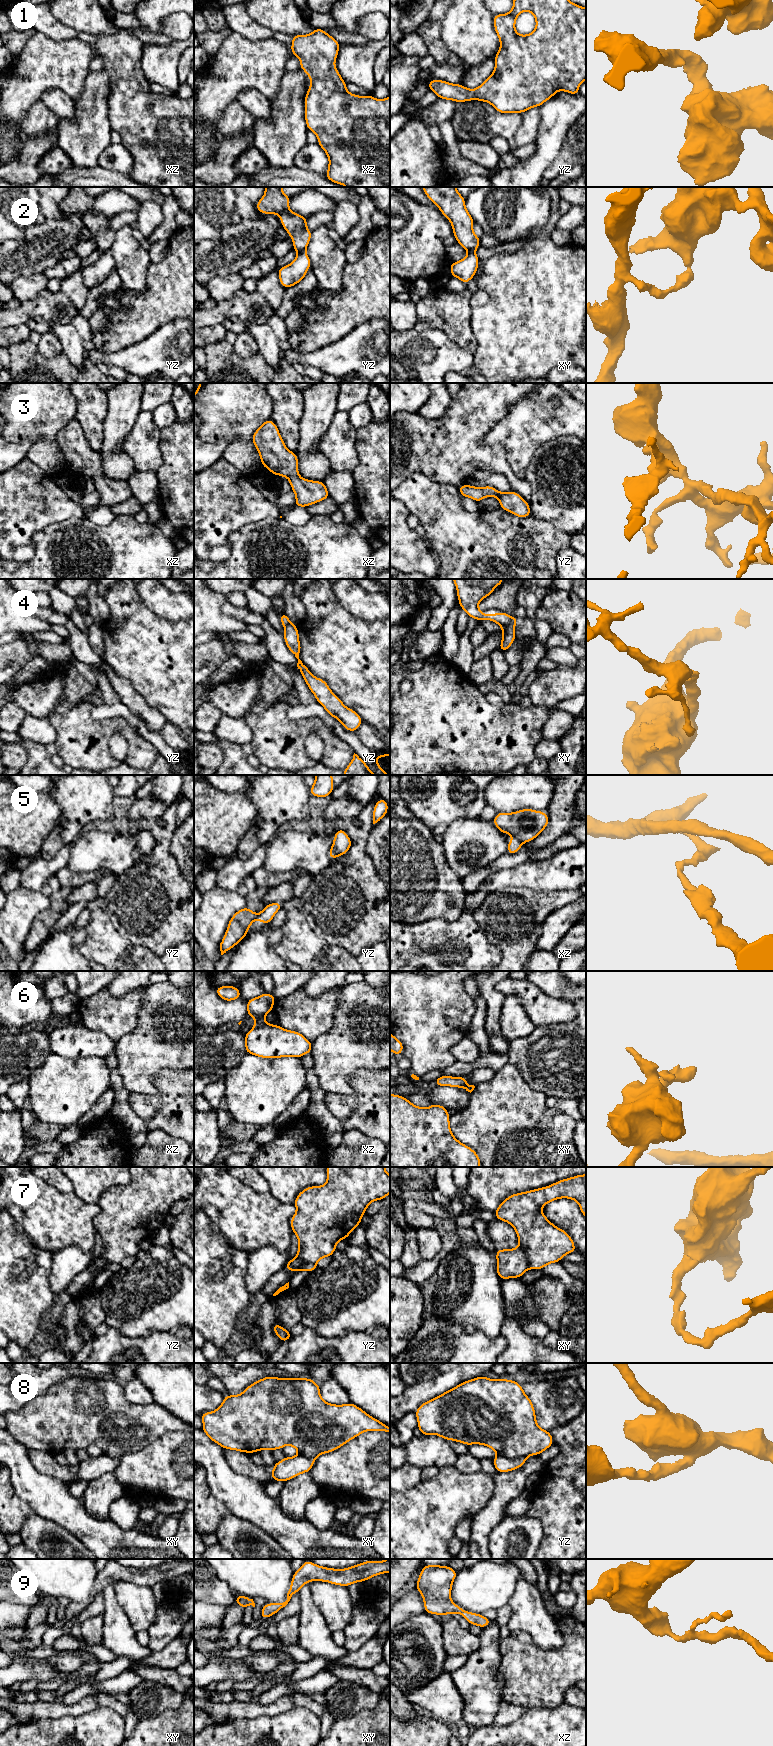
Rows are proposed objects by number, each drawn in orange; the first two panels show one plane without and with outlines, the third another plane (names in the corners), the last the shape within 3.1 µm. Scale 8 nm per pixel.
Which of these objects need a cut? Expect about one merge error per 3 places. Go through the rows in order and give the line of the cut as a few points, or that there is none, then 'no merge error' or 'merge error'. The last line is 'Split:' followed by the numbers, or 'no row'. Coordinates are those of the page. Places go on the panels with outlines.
1: no cut | no merge error
2: yz (304, 250), (298, 253) | merge error
3: no cut | no merge error
4: xy (513, 626), (506, 625), (502, 627) | merge error
5: xz (514, 837), (522, 842) | merge error
6: xz (266, 1023), (255, 1028) | merge error
7: xy (520, 1246), (530, 1267) | merge error
8: yz (498, 1454), (508, 1457), (525, 1458) | merge error
9: no cut | no merge error
Split: 2, 4, 5, 6, 7, 8

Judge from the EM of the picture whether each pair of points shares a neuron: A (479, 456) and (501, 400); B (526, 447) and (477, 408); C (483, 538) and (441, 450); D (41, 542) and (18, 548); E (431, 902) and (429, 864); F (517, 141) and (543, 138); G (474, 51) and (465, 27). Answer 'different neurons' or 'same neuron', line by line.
A: same neuron
B: different neurons
C: different neurons
D: different neurons
E: same neuron
F: different neurons
G: same neuron

